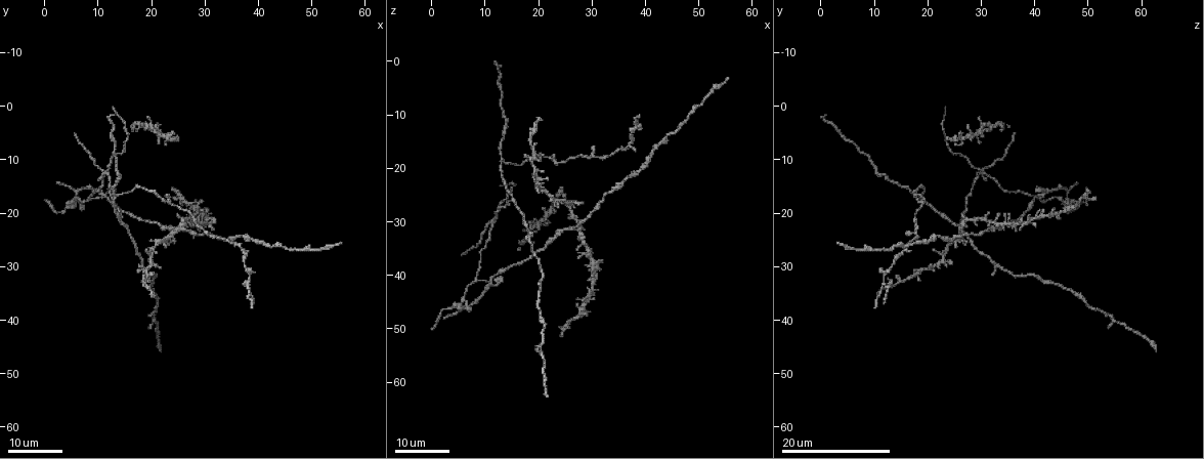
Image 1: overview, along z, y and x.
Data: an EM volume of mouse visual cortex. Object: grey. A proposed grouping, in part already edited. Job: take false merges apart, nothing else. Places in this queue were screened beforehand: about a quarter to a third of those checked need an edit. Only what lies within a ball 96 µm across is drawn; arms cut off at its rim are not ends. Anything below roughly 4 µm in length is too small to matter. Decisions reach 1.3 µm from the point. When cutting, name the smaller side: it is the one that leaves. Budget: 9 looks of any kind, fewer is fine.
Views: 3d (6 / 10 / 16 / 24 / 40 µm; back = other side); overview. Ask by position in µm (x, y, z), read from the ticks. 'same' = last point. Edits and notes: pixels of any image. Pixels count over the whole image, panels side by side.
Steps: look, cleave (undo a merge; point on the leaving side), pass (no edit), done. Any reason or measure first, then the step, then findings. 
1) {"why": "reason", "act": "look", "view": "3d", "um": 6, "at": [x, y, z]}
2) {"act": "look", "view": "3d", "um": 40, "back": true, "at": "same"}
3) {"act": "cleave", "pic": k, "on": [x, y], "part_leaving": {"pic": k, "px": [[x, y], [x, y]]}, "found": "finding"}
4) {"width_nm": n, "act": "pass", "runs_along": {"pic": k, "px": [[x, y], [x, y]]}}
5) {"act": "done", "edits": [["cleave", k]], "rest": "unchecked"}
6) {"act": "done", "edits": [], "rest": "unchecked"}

{"why": "looks like a crossing", "act": "look", "view": "3d", "um": 24, "at": [11.5, 12.5, 30.0]}

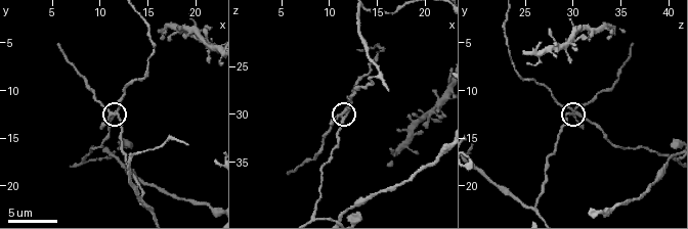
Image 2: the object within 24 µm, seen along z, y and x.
{"act": "look", "view": "3d", "um": 10, "at": [11.8, 12.2, 30.0]}

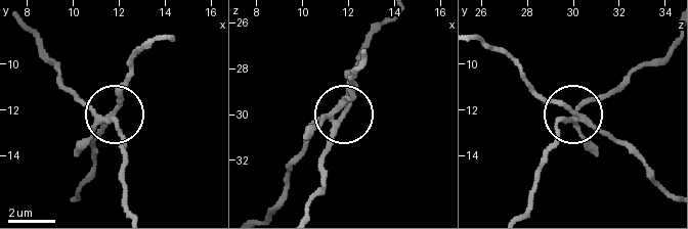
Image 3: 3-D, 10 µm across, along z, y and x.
{"arms": 5, "act": "cleave", "pic": 3, "on": [118, 103], "part_leaving": {"pic": 3, "px": [[101, 119], [96, 166], [77, 195]]}, "found": "two cells meet here"}

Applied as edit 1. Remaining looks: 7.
{"act": "look", "view": "overview"}

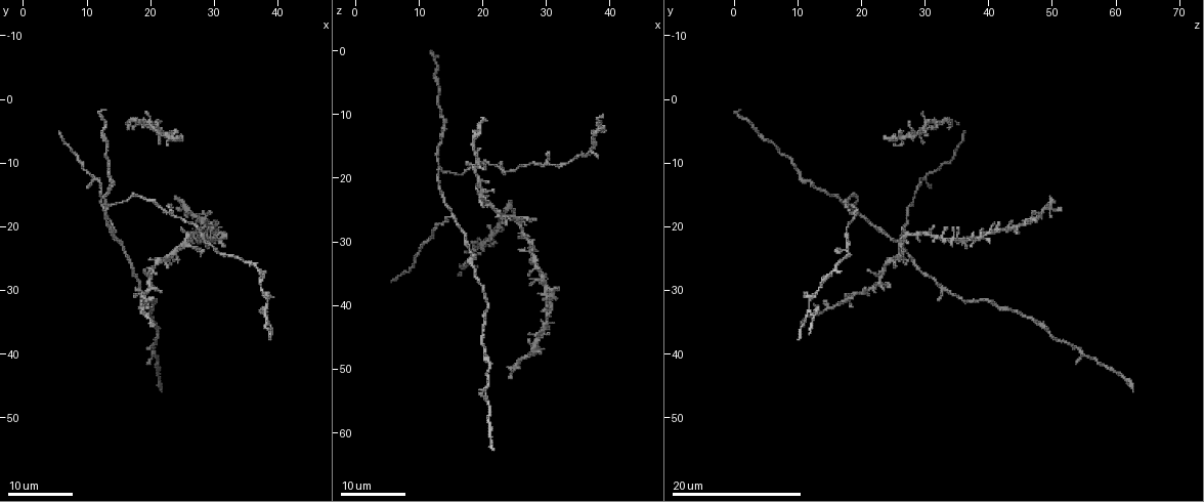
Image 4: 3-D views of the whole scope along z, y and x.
{"why": "branch point", "act": "look", "view": "3d", "um": 16, "at": [15.0, 22.5, 25.5]}

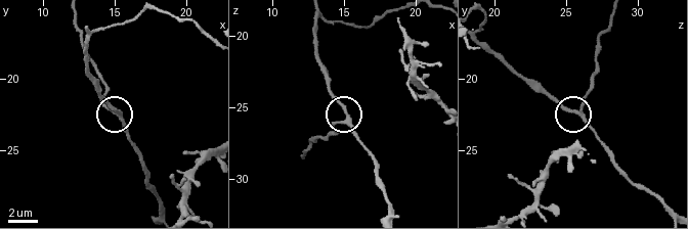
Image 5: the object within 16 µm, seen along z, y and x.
{"why": "zoom in", "act": "look", "view": "3d", "um": 10, "at": [15.2, 22.4, 25.8]}

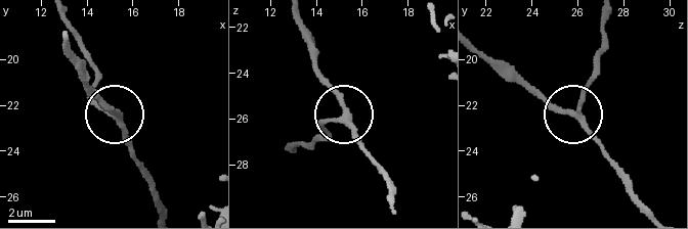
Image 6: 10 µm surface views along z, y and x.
{"act": "pass", "found": "one cell here"}

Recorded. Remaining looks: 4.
{"why": "arms part here", "act": "look", "view": "3d", "um": 24, "at": [13.0, 16.5, 18.0]}

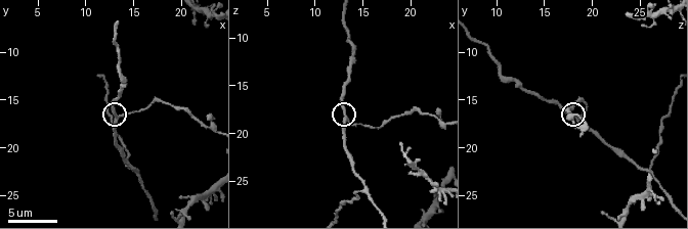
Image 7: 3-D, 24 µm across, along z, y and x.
{"why": "closer look", "act": "look", "view": "3d", "um": 10, "at": [13.2, 17.0, 18.6]}

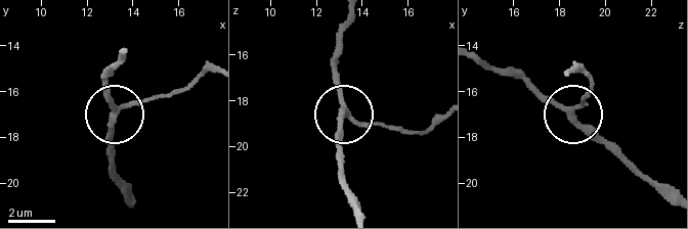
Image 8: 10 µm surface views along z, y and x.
{"act": "look", "view": "3d", "um": 10, "back": true, "at": [13.3, 16.8, 18.5]}

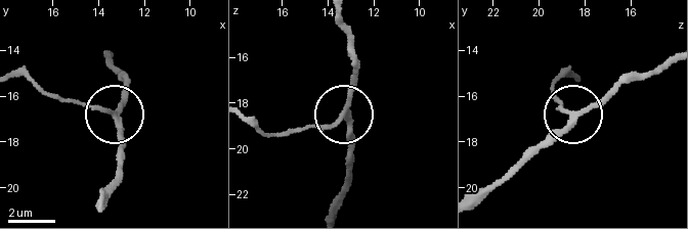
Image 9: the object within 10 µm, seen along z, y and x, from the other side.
{"act": "pass", "runs_along": {"pic": 9, "px": [[332, 212], [349, 171], [345, 106], [355, 67]]}, "found": "continuous, no second cell"}

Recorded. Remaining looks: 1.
{"act": "done", "edits": [["cleave", 3]], "rest": "unchecked"}

